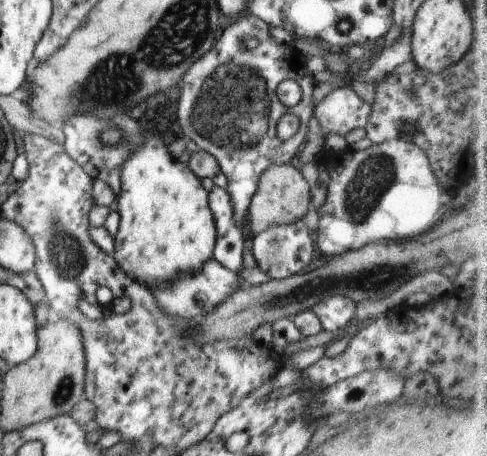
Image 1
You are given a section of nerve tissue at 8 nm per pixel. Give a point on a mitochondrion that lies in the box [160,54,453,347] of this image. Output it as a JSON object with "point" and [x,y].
{"point":[227,112]}

